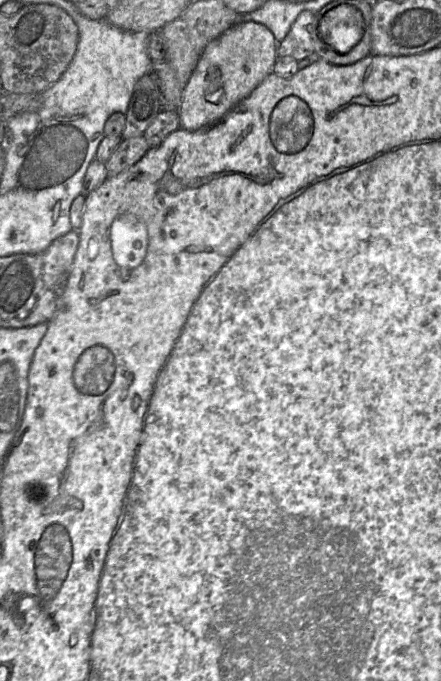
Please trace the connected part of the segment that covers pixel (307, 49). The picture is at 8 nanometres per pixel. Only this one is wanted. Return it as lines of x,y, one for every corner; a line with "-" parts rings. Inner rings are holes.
302,11
284,40
278,43
278,58
300,61
314,56
313,29
318,30
319,20
312,11

